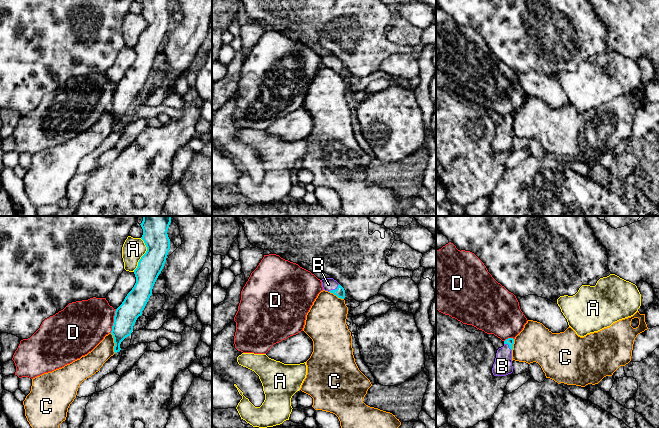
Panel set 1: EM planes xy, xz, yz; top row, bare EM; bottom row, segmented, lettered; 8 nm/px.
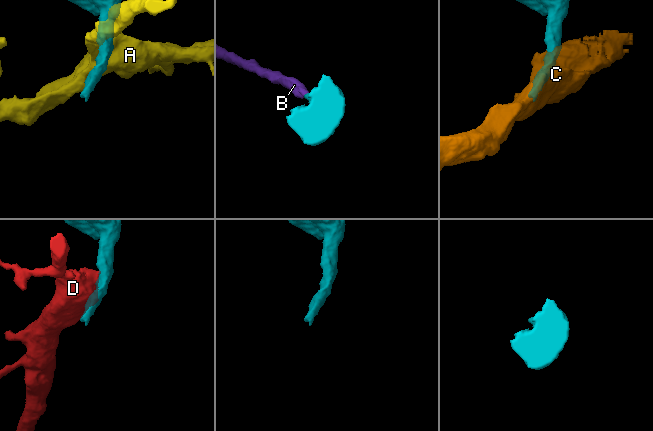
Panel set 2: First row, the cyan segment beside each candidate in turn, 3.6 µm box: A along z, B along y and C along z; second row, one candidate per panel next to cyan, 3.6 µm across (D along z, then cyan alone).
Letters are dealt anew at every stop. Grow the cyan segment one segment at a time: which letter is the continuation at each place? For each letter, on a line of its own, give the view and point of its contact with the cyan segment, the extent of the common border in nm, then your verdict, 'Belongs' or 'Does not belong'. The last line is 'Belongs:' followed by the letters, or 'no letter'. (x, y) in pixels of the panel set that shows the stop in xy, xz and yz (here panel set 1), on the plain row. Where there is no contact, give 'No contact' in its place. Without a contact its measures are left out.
A: Touches cyan at xy (143, 31). Shared border 280 nm. Does not belong
B: Touches cyan at xz (333, 66). Shared border 110 nm. Belongs
C: Touches cyan at xy (114, 118). Shared border 170 nm. Does not belong
D: Touches cyan at xy (114, 97). Shared border 200 nm. Does not belong
Belongs: B

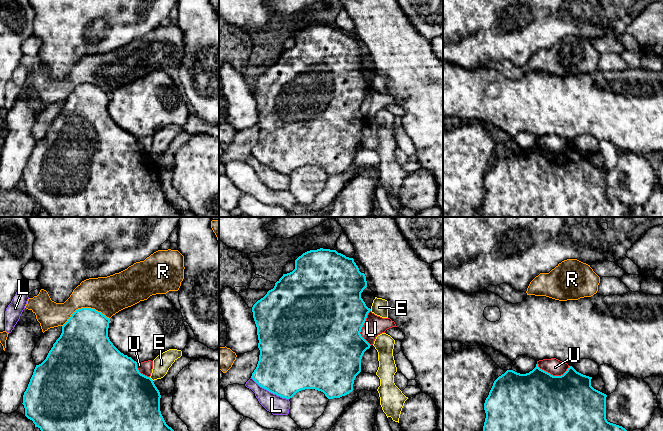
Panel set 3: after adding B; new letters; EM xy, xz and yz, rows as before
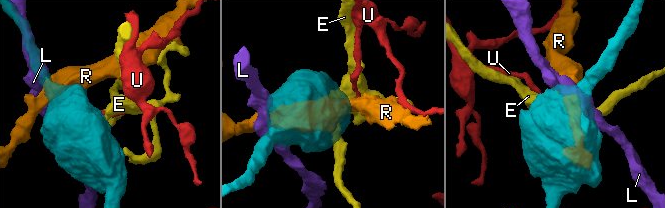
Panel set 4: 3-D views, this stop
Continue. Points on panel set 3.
E: Touches cyan at xy (150, 154). Shared border 50 nm. Does not belong
L: Touches cyan at xz (270, 167). Shared border 360 nm. Does not belong
R: Touches cyan at xy (84, 84). Shared border 380 nm. Does not belong
U: Touches cyan at yz (552, 151). Shared border 260 nm. Does not belong
Belongs: no letter

